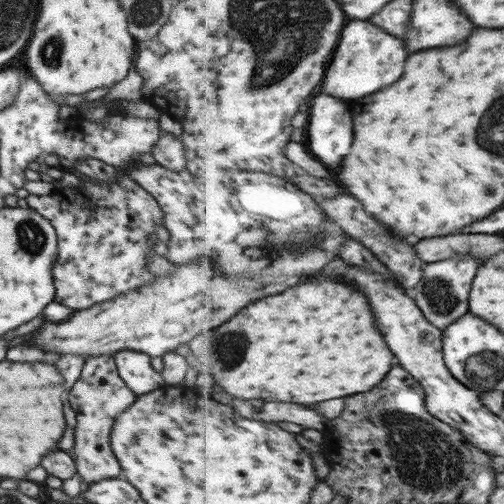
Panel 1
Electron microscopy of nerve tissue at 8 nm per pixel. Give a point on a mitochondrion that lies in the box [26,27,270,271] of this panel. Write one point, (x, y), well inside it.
(51, 49)

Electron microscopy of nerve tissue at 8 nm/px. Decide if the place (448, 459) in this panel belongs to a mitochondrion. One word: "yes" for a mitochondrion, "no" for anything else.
yes

